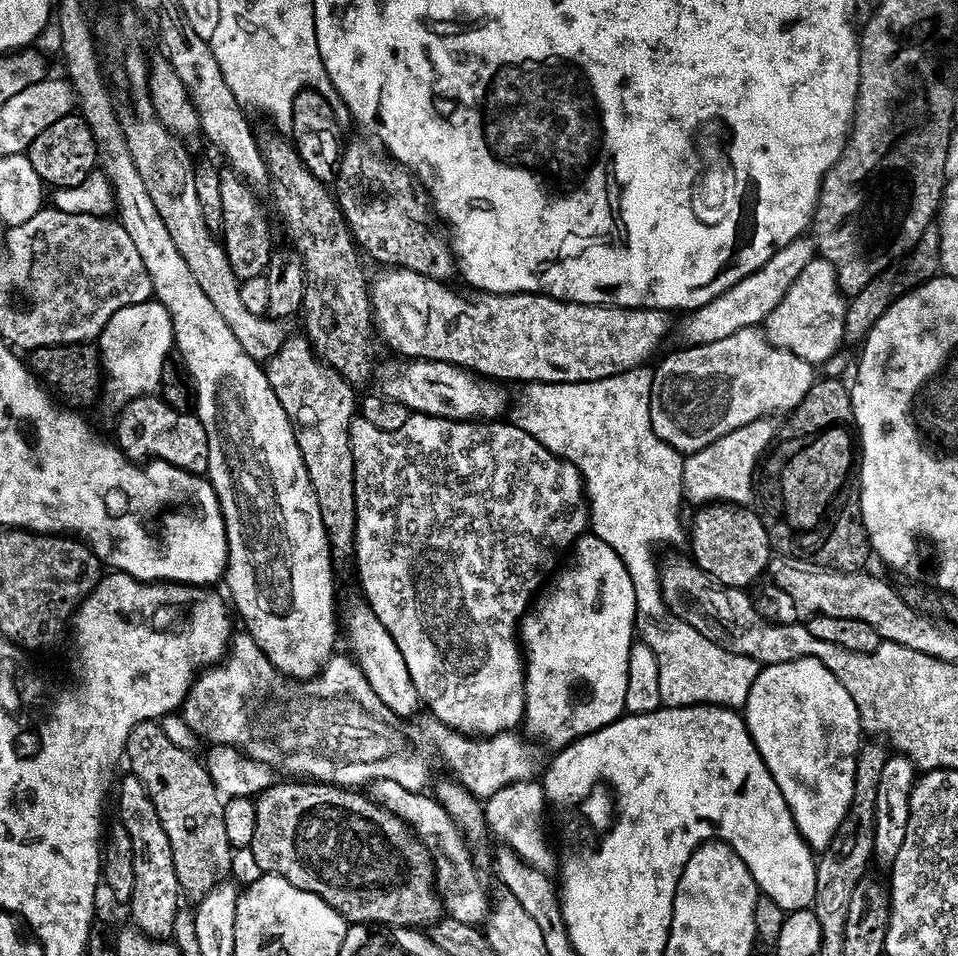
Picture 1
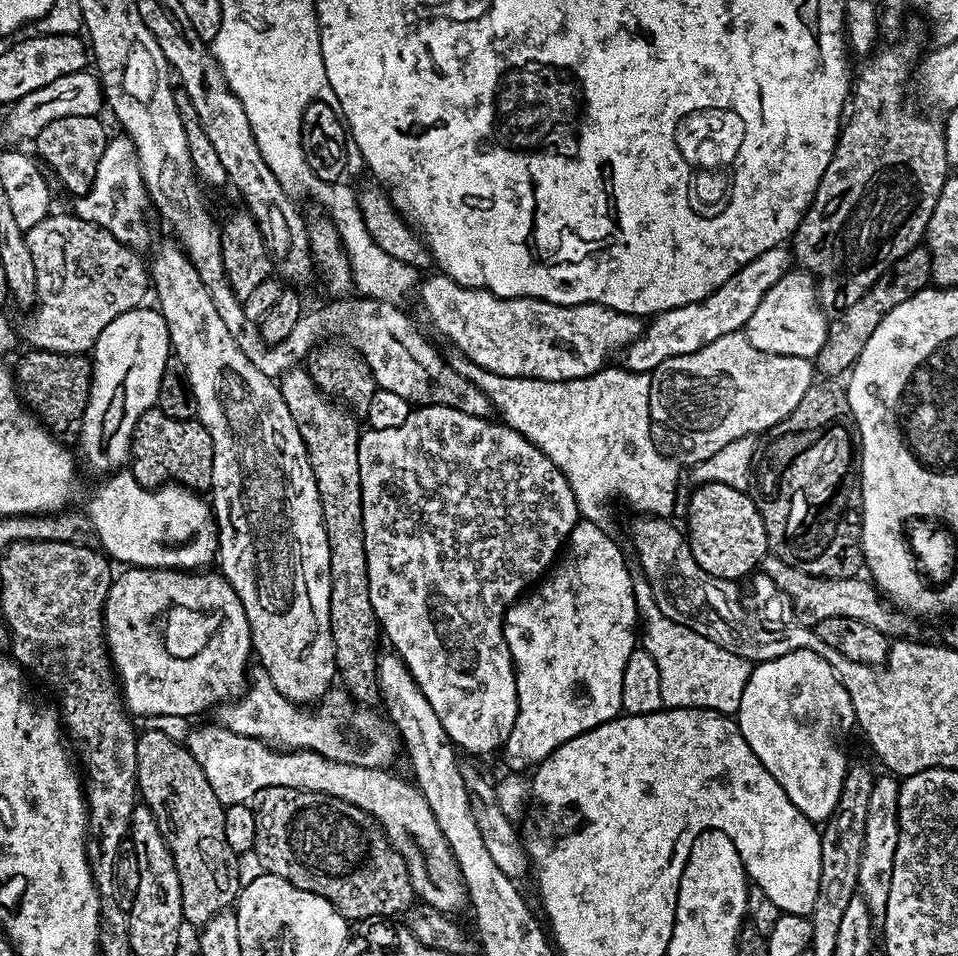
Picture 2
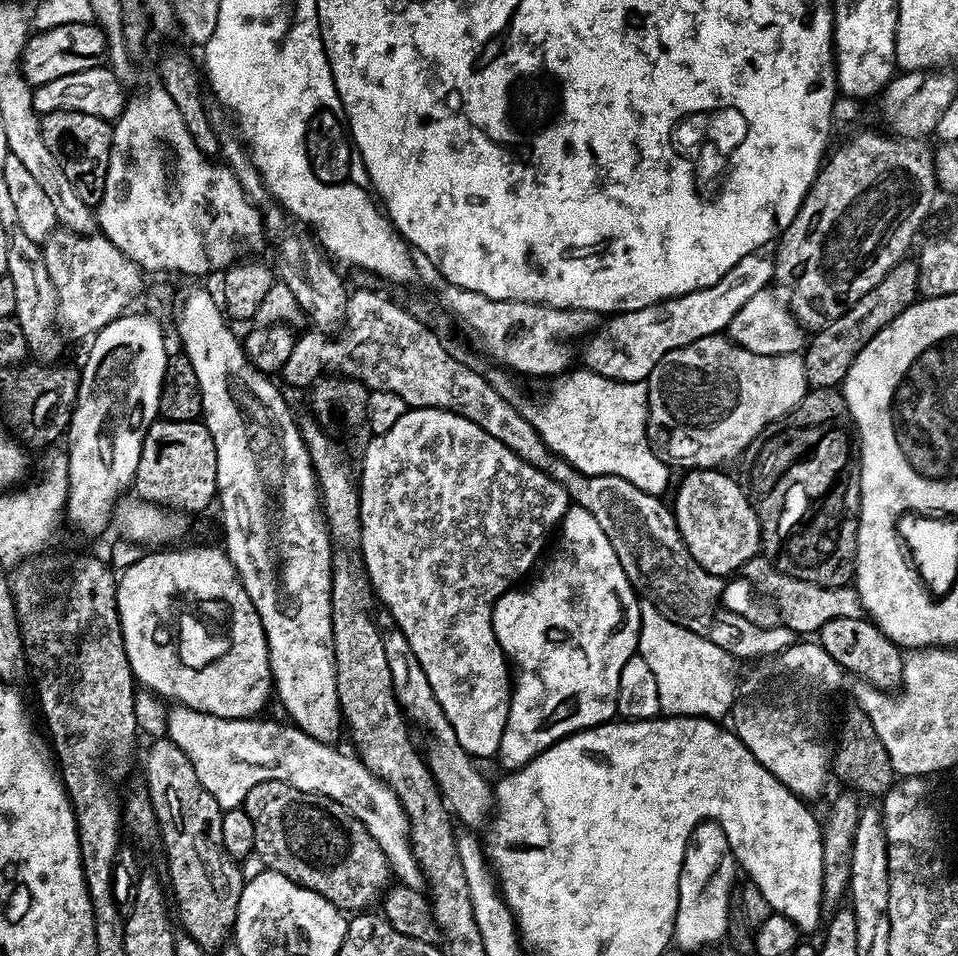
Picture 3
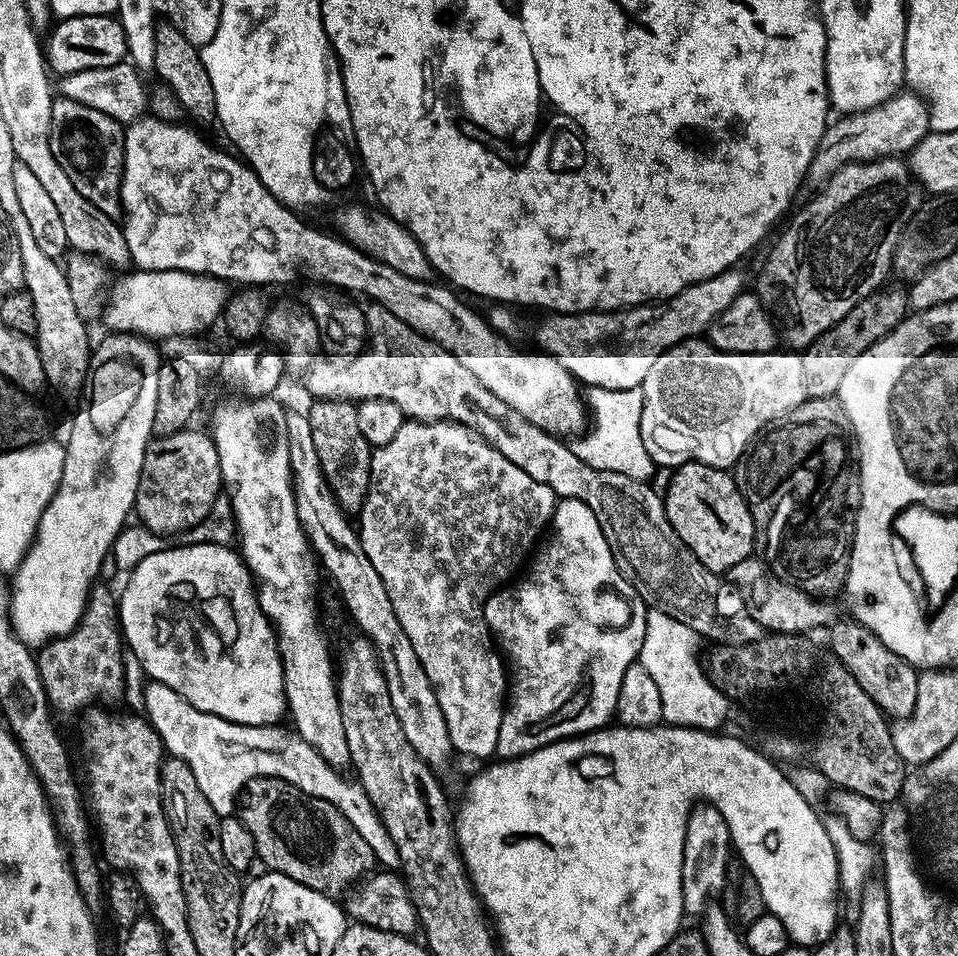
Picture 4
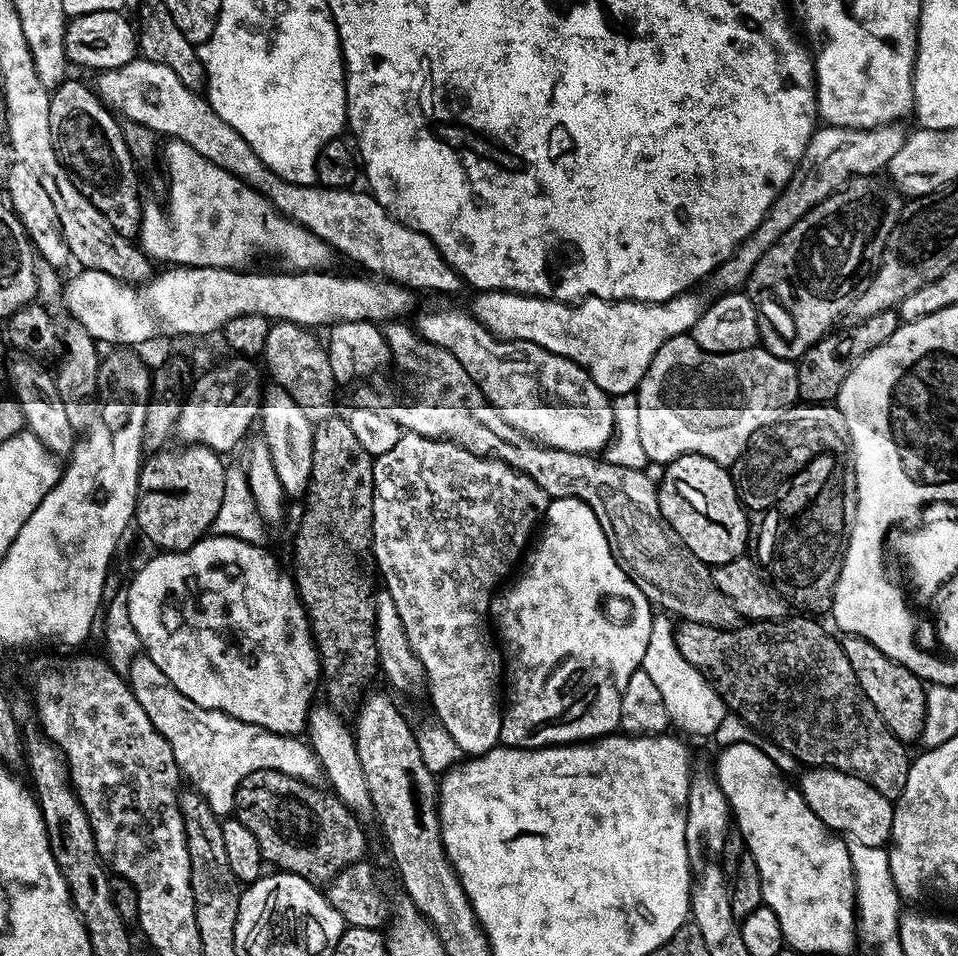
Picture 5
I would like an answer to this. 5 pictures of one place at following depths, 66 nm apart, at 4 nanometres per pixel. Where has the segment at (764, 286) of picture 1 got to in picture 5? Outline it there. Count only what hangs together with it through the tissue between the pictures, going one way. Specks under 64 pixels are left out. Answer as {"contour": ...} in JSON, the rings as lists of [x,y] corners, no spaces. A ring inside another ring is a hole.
{"contour":[[[485,292],[475,293],[470,313],[482,326],[486,326],[493,336],[502,340],[521,340],[534,346],[550,350],[578,367],[584,368],[586,374],[609,397],[626,396],[635,393],[642,378],[658,350],[670,338],[691,333],[694,322],[703,314],[705,305],[700,304],[696,294],[681,294],[662,304],[651,304],[641,300],[581,300],[577,304],[563,304],[557,300],[544,300],[540,296],[521,296],[519,292]]]}

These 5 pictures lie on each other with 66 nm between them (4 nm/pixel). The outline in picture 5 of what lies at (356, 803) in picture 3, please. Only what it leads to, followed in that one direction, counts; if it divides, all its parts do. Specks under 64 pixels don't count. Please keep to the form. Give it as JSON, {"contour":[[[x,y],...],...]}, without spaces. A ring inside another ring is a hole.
{"contour":[[[148,655],[132,657],[126,679],[134,698],[138,698],[138,706],[146,710],[150,722],[154,722],[162,738],[170,742],[183,779],[192,783],[189,785],[199,792],[216,816],[227,817],[235,809],[236,791],[242,778],[258,770],[278,770],[307,784],[321,783],[318,758],[303,739],[295,735],[283,736],[257,724],[242,722],[219,712],[217,708],[203,708],[190,702],[190,698],[186,698],[186,694],[182,694],[170,682],[170,678],[166,678],[166,674],[154,666]]]}

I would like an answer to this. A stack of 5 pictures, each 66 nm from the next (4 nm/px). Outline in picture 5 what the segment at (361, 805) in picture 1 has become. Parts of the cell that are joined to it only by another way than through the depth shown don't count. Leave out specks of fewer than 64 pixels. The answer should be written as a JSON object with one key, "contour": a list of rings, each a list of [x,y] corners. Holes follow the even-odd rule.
{"contour":[[[258,770],[242,778],[236,791],[234,816],[242,822],[242,826],[246,826],[246,830],[250,830],[250,834],[254,834],[254,838],[258,838],[258,846],[265,860],[272,862],[277,870],[298,874],[320,886],[327,885],[328,881],[333,880],[343,868],[348,868],[355,860],[365,859],[366,856],[364,832],[360,829],[361,821],[357,819],[352,809],[331,791],[307,784],[278,770]]]}

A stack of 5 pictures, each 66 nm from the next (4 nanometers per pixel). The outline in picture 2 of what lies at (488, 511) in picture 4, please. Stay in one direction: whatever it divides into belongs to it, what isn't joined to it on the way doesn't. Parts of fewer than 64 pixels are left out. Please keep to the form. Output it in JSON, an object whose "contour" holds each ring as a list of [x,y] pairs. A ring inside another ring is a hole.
{"contour":[[[430,403],[417,407],[408,415],[406,422],[402,422],[402,426],[394,426],[394,430],[368,428],[361,431],[360,441],[358,442],[358,470],[360,471],[360,485],[362,486],[362,526],[364,527],[364,541],[366,542],[366,566],[368,567],[368,577],[370,578],[370,606],[374,606],[374,614],[383,635],[385,632],[388,635],[389,642],[396,647],[393,648],[395,655],[399,656],[404,665],[408,667],[409,674],[412,675],[414,682],[422,690],[426,702],[430,702],[434,714],[438,714],[438,722],[442,722],[442,726],[446,730],[448,737],[452,739],[453,745],[460,750],[465,748],[468,752],[492,752],[495,748],[496,751],[503,749],[506,738],[510,738],[510,730],[514,730],[514,718],[518,718],[516,670],[512,666],[512,655],[506,646],[506,638],[504,637],[504,613],[508,611],[511,604],[515,604],[521,596],[529,591],[530,586],[535,585],[551,569],[558,553],[561,551],[562,545],[574,530],[576,521],[581,519],[576,495],[570,486],[570,482],[562,474],[562,470],[558,466],[554,466],[554,462],[550,462],[550,458],[546,458],[546,454],[542,454],[542,450],[535,448],[522,434],[518,434],[503,422],[495,422],[496,424],[494,424],[492,421],[494,420],[490,418],[472,417],[470,414],[464,413],[460,408],[448,408],[446,405]]]}

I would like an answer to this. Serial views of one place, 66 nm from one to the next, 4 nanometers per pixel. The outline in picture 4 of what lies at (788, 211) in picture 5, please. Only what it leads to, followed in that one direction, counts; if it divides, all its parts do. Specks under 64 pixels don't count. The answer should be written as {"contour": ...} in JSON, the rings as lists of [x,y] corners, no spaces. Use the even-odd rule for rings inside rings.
{"contour":[[[901,90],[886,103],[867,108],[865,112],[844,114],[836,119],[833,119],[824,129],[824,136],[821,138],[819,146],[816,147],[816,153],[810,162],[806,177],[809,185],[812,183],[816,184],[815,186],[823,186],[839,168],[847,164],[854,164],[862,160],[880,160],[883,156],[903,157],[905,154],[911,153],[912,149],[918,146],[918,142],[922,142],[922,138],[930,131],[928,105],[923,96],[918,96],[911,90]]]}

